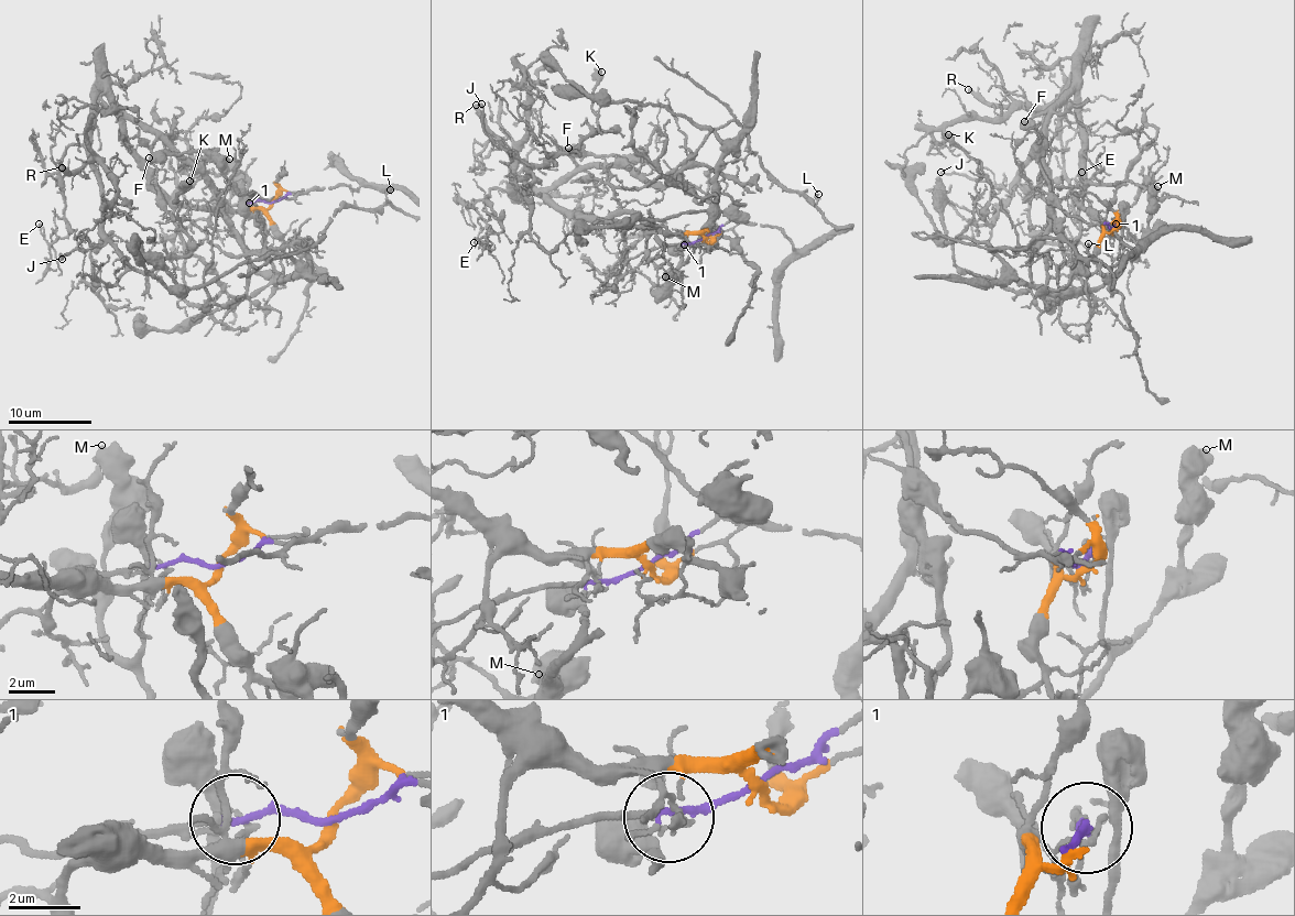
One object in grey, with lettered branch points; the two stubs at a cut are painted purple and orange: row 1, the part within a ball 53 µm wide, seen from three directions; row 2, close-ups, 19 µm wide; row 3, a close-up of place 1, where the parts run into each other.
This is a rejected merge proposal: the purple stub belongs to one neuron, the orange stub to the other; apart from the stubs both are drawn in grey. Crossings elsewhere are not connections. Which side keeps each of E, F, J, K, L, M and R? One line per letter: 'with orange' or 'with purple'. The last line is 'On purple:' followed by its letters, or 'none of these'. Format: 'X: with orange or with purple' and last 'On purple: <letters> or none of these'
E: with orange
F: with purple
J: with orange
K: with orange
L: with purple
M: with purple
R: with orange
On purple: F, L, M

